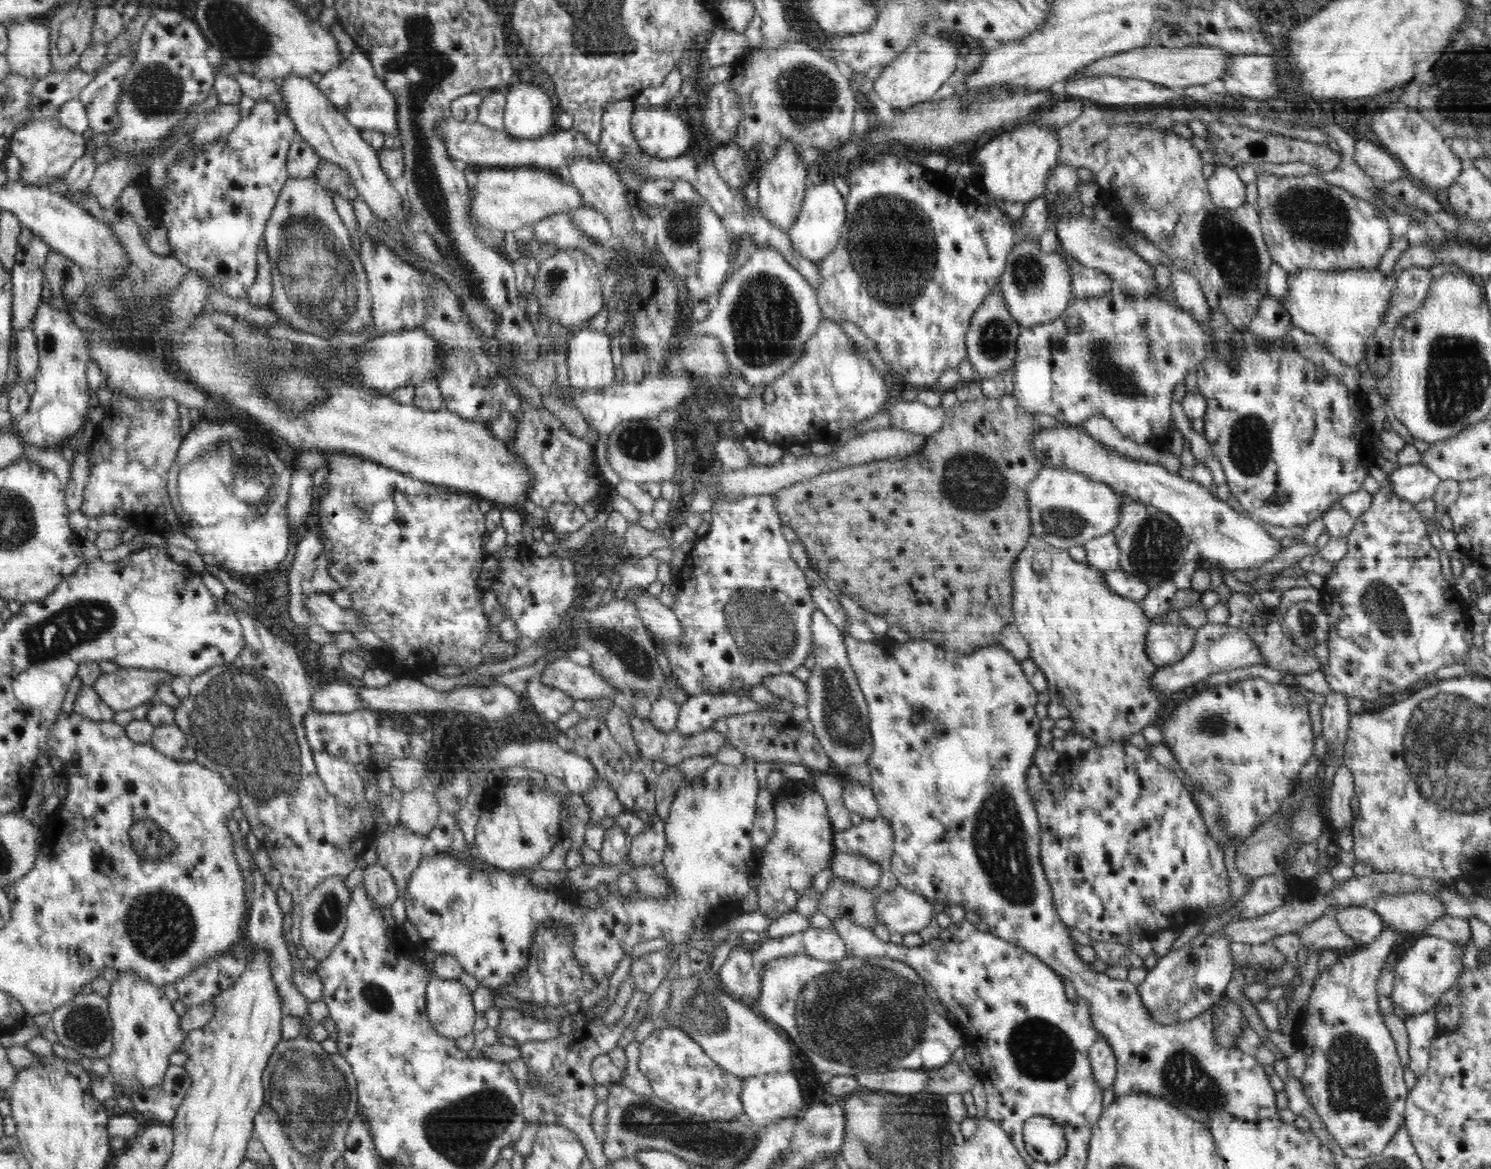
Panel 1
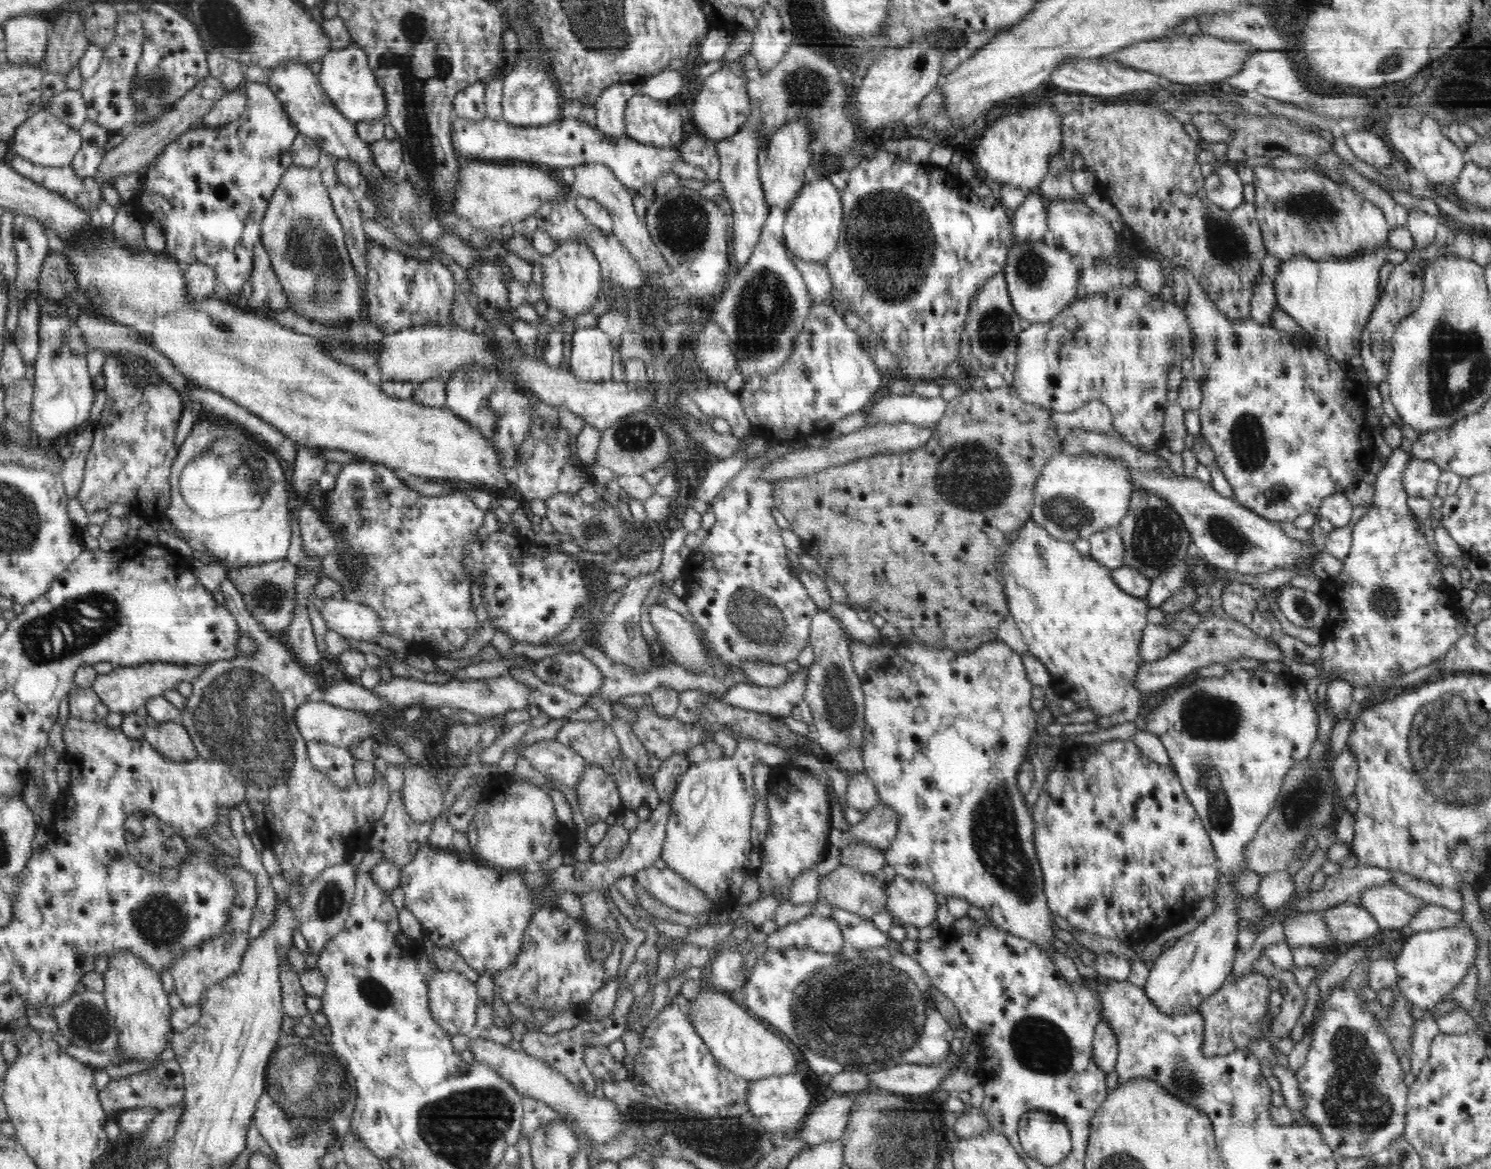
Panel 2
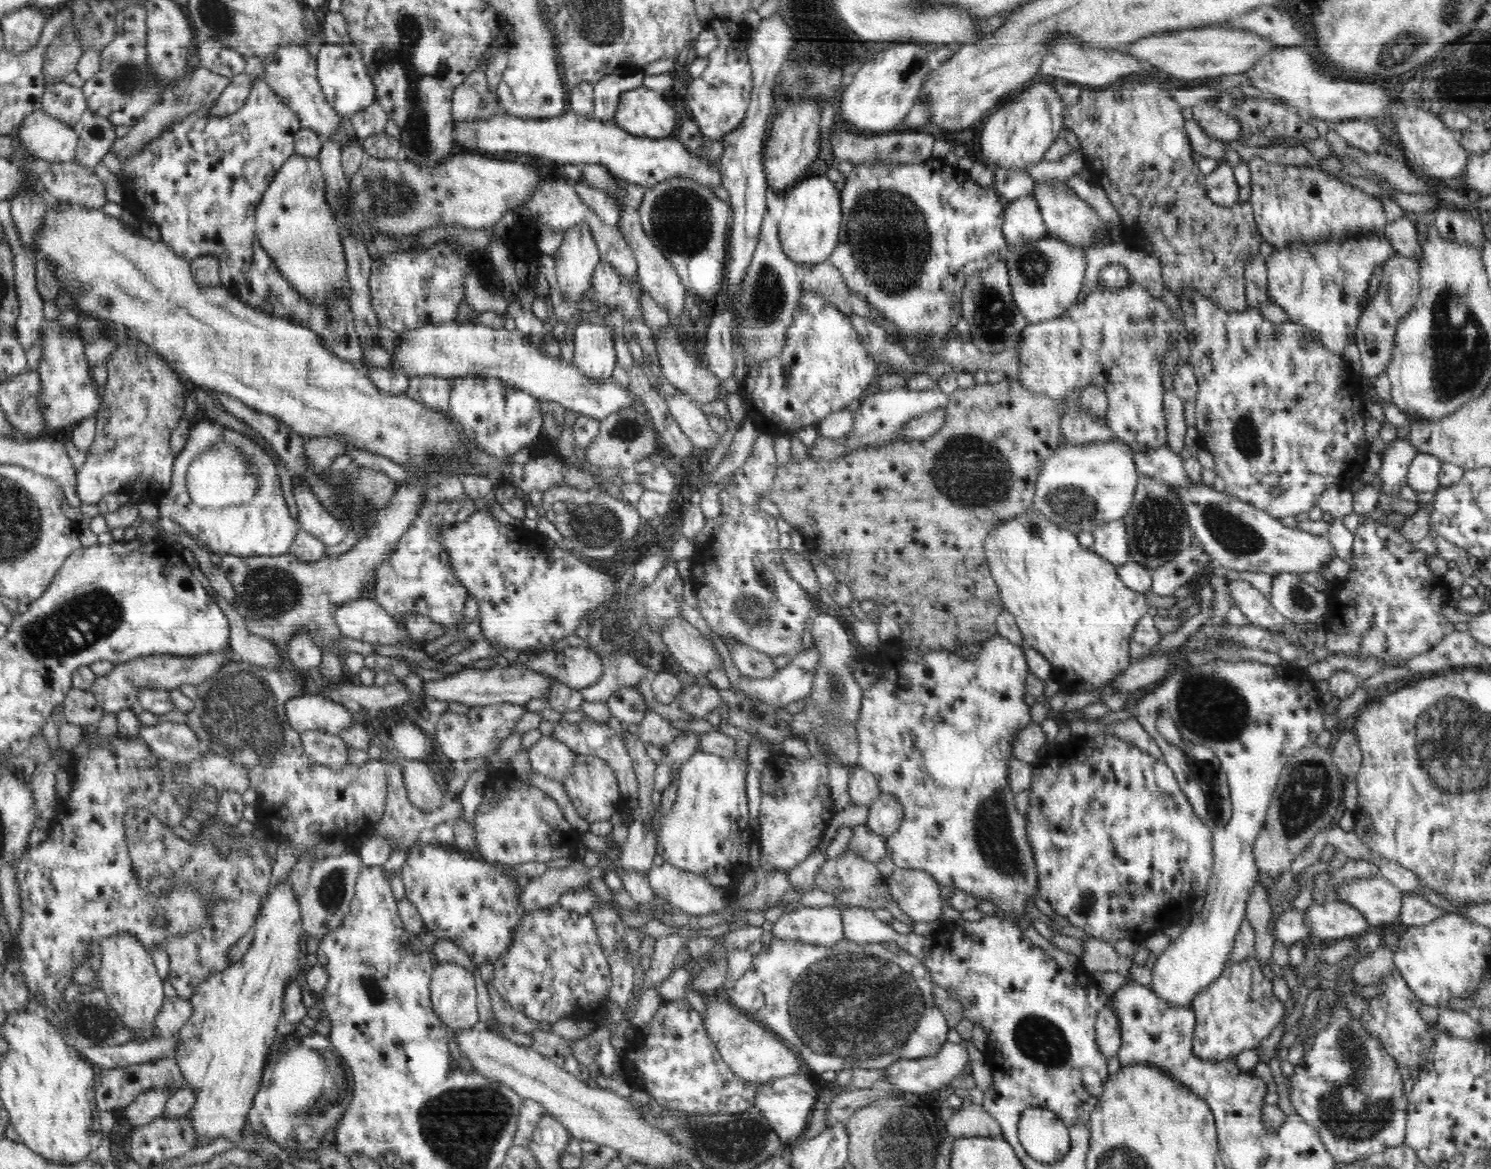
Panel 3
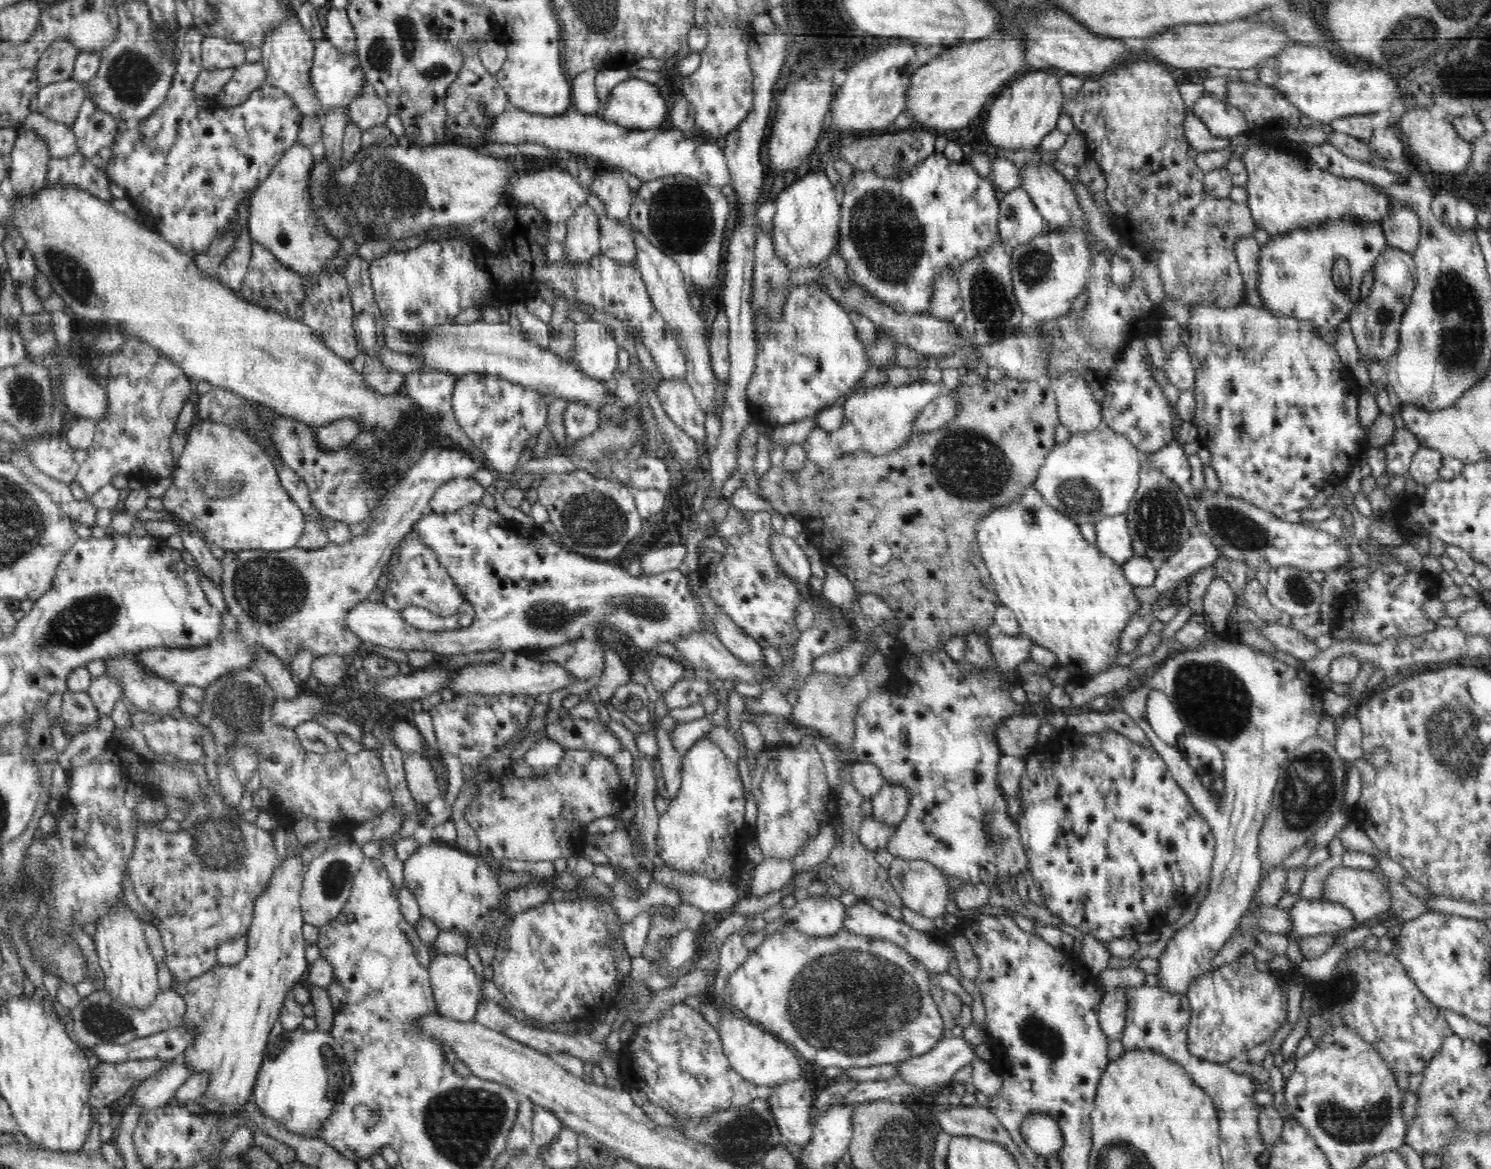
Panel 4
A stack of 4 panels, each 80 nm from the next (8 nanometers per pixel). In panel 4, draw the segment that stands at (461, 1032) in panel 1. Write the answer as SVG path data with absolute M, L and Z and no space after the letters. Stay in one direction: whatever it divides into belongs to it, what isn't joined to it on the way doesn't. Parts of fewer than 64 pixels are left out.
M433 953L429 975L437 1012L442 1016L462 1022L474 1021L473 1016L481 999L481 994L476 972L466 957L464 955L438 955Z

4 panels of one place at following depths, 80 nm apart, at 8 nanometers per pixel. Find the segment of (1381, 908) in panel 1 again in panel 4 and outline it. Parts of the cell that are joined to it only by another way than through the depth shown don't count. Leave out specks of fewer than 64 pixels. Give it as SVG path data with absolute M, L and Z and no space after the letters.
M1340 865L1326 877L1321 901L1330 901L1344 905L1360 924L1367 924L1372 918L1378 918L1391 908L1392 897L1388 895L1388 887L1372 871L1352 869Z

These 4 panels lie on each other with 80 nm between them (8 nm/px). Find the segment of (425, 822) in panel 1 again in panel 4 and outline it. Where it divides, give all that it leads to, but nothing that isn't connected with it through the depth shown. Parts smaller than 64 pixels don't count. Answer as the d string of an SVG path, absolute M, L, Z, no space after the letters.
M421 752L404 753L403 760L407 785L414 802L427 806L440 798L440 786L436 783L434 769Z

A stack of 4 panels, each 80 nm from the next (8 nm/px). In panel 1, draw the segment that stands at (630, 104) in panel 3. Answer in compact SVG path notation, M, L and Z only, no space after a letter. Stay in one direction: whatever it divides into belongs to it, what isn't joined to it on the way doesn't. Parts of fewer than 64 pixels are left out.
M635 105L630 125L640 150L648 156L674 160L689 153L692 134L680 114L667 105Z

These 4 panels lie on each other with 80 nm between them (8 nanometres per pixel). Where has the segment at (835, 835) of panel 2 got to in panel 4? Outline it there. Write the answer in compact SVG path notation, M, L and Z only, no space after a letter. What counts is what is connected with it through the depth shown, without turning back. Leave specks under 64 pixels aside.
M885 782L870 799L873 808L871 816L894 828L907 815L910 806L908 789L898 783Z

